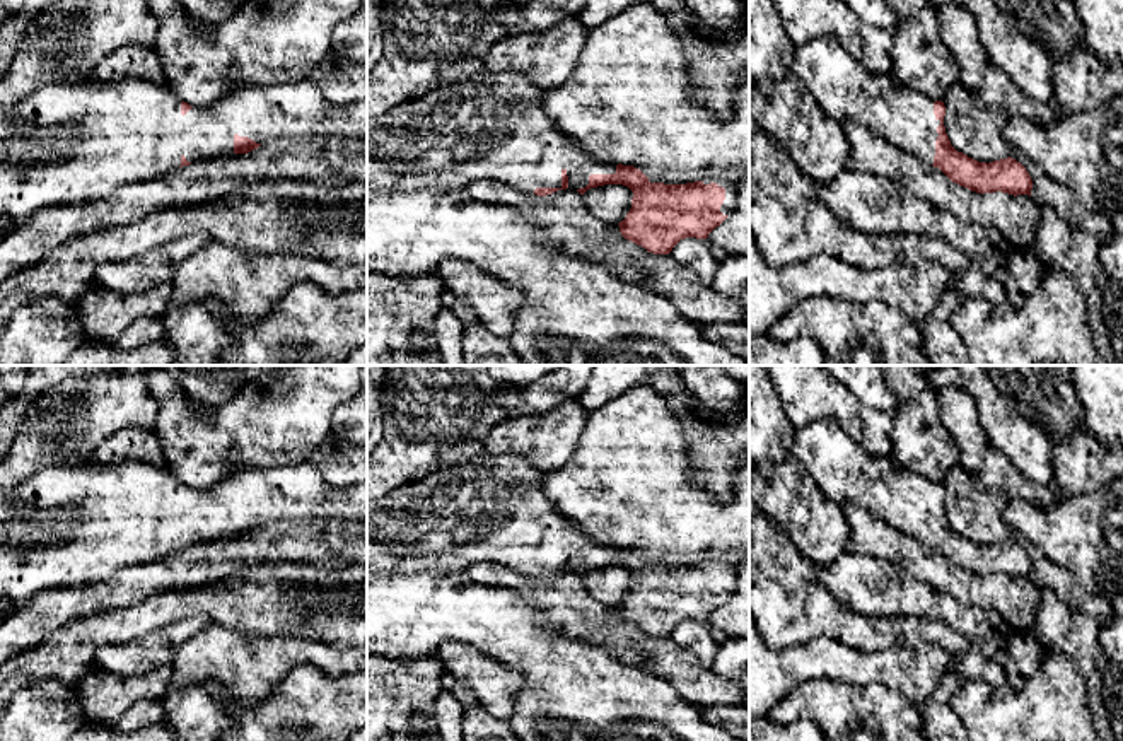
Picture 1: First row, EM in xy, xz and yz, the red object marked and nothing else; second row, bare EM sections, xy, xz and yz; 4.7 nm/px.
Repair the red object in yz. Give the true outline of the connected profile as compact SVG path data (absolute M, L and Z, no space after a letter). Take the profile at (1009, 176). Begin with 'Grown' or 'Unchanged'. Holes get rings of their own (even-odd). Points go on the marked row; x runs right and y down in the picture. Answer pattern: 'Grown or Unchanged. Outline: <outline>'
Grown. Outline: M835 38L797 46L792 73L821 109L840 125L852 121L903 152L939 167L952 183L976 193L1029 195L1033 179L1012 157L978 162L957 152L946 133L942 101L906 87L894 73L876 73Z

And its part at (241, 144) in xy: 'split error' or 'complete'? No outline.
split error

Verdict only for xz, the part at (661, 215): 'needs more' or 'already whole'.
needs more

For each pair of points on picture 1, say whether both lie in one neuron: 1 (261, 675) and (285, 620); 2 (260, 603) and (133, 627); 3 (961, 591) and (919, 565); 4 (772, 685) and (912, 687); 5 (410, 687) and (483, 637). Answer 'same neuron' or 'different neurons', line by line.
1: different neurons
2: same neuron
3: same neuron
4: same neuron
5: different neurons

